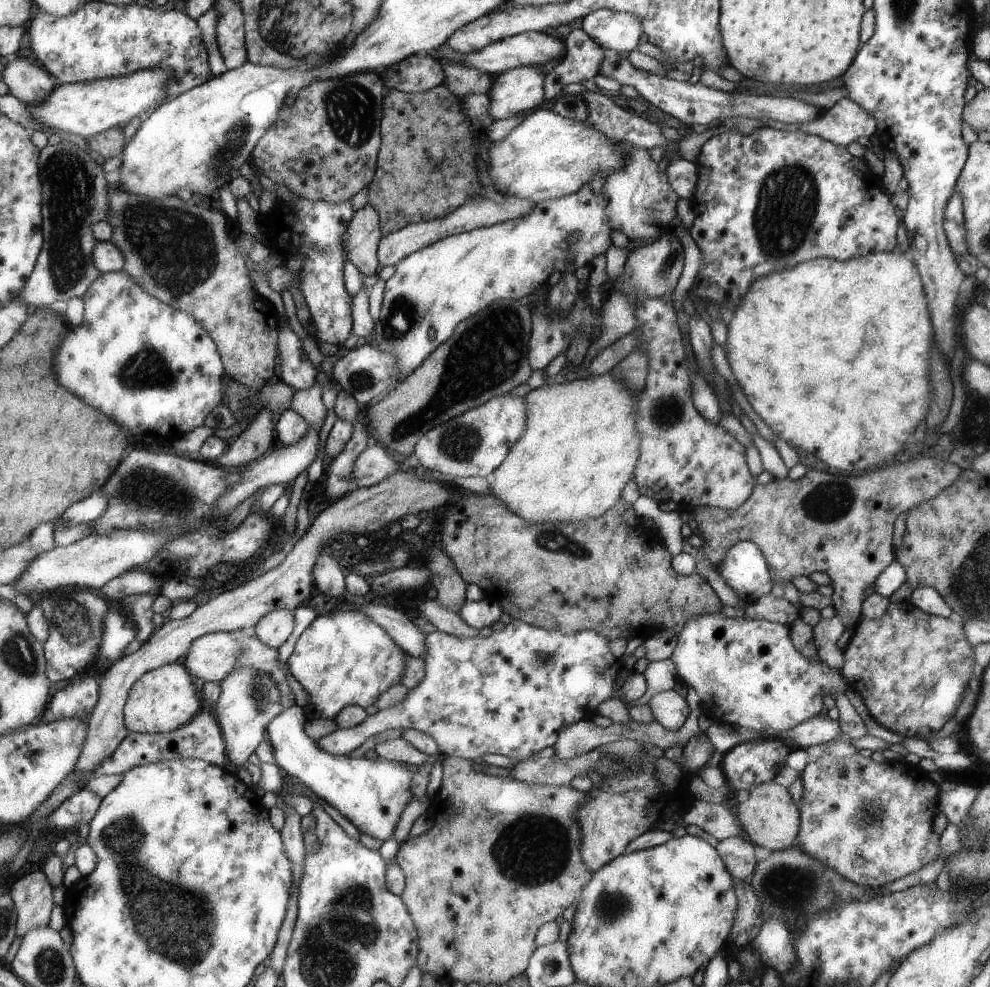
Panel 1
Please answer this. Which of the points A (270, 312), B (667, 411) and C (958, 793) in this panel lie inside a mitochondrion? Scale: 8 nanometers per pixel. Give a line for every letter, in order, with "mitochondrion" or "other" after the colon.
A: other
B: mitochondrion
C: other

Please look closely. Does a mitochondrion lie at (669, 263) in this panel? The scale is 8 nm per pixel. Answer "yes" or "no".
yes

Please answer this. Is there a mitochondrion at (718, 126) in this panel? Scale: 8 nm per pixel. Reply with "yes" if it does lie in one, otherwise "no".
no

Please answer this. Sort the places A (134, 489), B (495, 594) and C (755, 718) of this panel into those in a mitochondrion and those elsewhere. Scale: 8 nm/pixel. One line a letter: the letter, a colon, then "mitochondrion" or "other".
A: mitochondrion
B: other
C: other

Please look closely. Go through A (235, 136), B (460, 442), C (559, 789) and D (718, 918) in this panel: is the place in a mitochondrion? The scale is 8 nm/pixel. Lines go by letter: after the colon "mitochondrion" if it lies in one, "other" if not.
A: mitochondrion
B: mitochondrion
C: other
D: other

